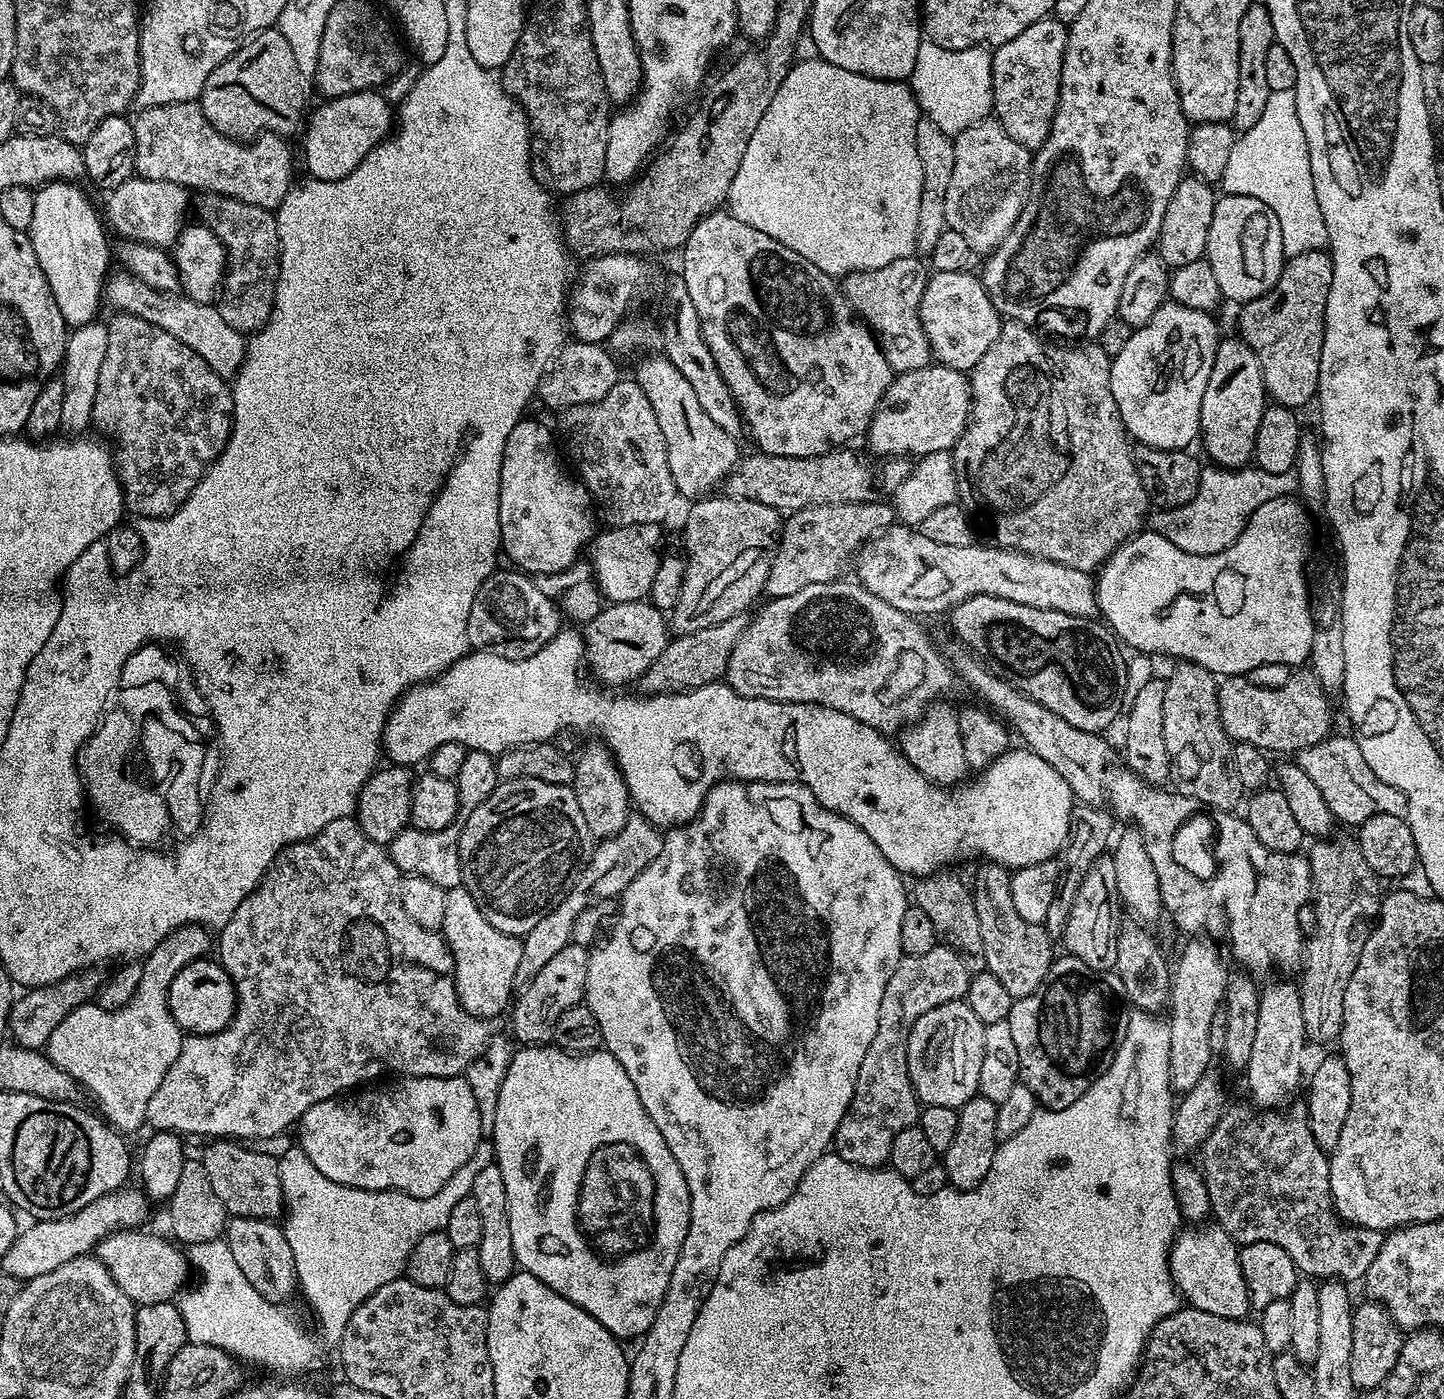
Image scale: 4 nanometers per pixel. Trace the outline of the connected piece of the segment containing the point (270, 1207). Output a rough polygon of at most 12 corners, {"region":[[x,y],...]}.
{"region":[[232,1138],[202,1153],[229,1217],[285,1211],[279,1159]]}

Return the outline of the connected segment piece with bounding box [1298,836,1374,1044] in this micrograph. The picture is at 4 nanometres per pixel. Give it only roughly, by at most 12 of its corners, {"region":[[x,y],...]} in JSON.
{"region":[[1355,839],[1310,851],[1316,936],[1298,980],[1305,1034],[1335,1041],[1356,956],[1352,903],[1374,873]]}

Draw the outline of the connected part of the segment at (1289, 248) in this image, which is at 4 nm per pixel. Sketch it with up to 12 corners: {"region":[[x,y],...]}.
{"region":[[1293,90],[1239,133],[1219,187],[1278,218],[1285,257],[1326,222]]}

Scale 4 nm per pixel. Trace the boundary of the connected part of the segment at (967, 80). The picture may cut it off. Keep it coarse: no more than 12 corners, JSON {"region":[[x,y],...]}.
{"region":[[922,46],[910,87],[955,138],[989,119],[992,52]]}

